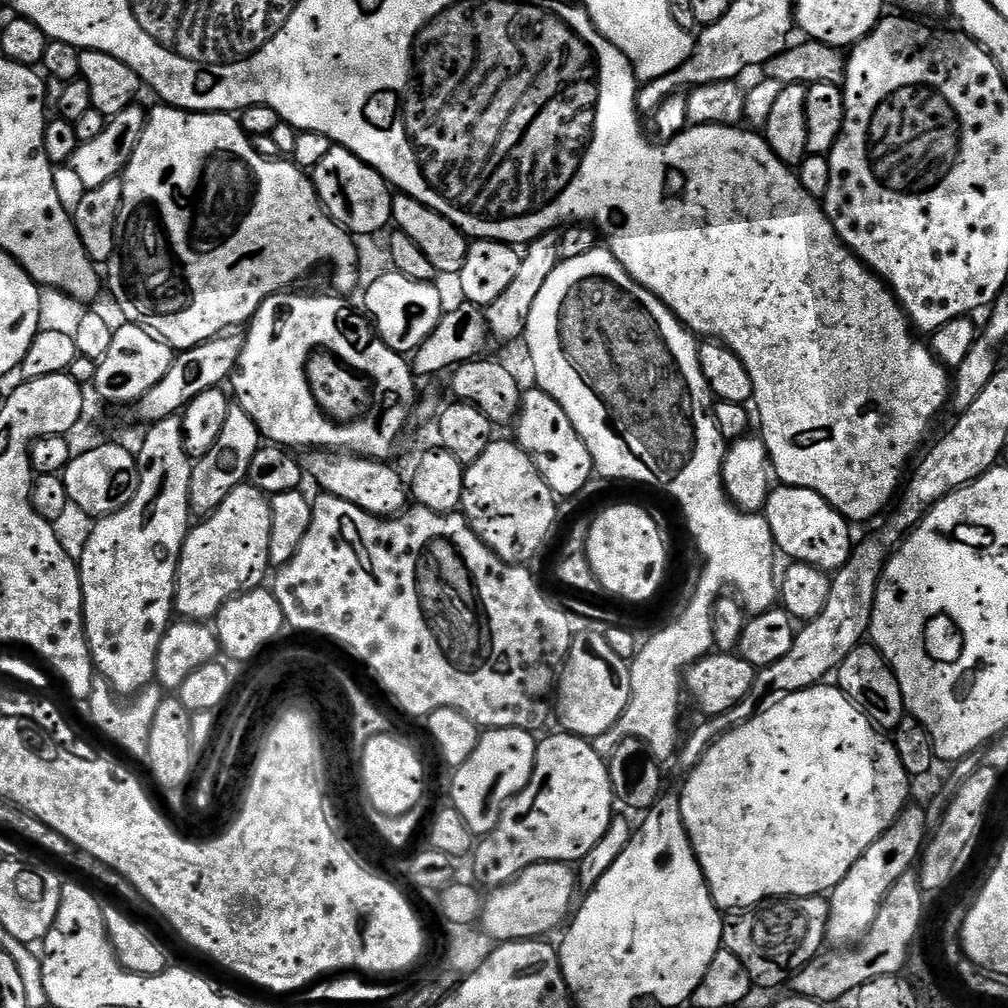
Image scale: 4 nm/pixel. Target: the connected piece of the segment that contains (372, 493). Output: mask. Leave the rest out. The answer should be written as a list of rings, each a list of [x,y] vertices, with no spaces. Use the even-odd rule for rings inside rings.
[[[309,449],[301,455],[300,461],[305,473],[317,480],[323,493],[350,501],[374,516],[390,518],[407,507],[405,481],[403,484],[401,476],[385,461],[370,460],[356,453],[335,449]]]

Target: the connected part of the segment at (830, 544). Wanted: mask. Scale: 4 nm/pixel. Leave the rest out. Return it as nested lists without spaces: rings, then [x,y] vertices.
[[[789,484],[773,487],[764,503],[762,515],[770,526],[772,541],[783,555],[785,552],[789,556],[789,561],[809,564],[832,574],[850,558],[854,539],[848,533],[849,521],[838,514],[822,494],[814,494],[814,490]]]

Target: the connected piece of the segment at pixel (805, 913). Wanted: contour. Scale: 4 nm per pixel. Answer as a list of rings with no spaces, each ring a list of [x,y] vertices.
[[[823,895],[785,896],[773,898],[763,904],[756,904],[752,908],[745,908],[729,915],[724,922],[723,947],[730,954],[734,954],[734,958],[738,958],[742,966],[746,966],[746,974],[757,989],[776,988],[779,984],[787,985],[800,969],[805,968],[814,957],[821,955],[827,934],[828,900]]]

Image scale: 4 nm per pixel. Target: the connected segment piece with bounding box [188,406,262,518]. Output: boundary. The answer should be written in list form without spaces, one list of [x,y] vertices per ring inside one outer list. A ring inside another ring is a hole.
[[[238,406],[229,407],[226,426],[222,426],[222,434],[218,434],[218,442],[214,442],[208,453],[193,463],[190,474],[189,509],[195,515],[197,512],[200,518],[207,518],[216,512],[218,506],[226,502],[228,495],[239,484],[247,481],[250,462],[260,447],[262,447],[262,437],[258,426],[254,426],[254,418],[250,418],[250,414],[246,414],[246,410]]]

